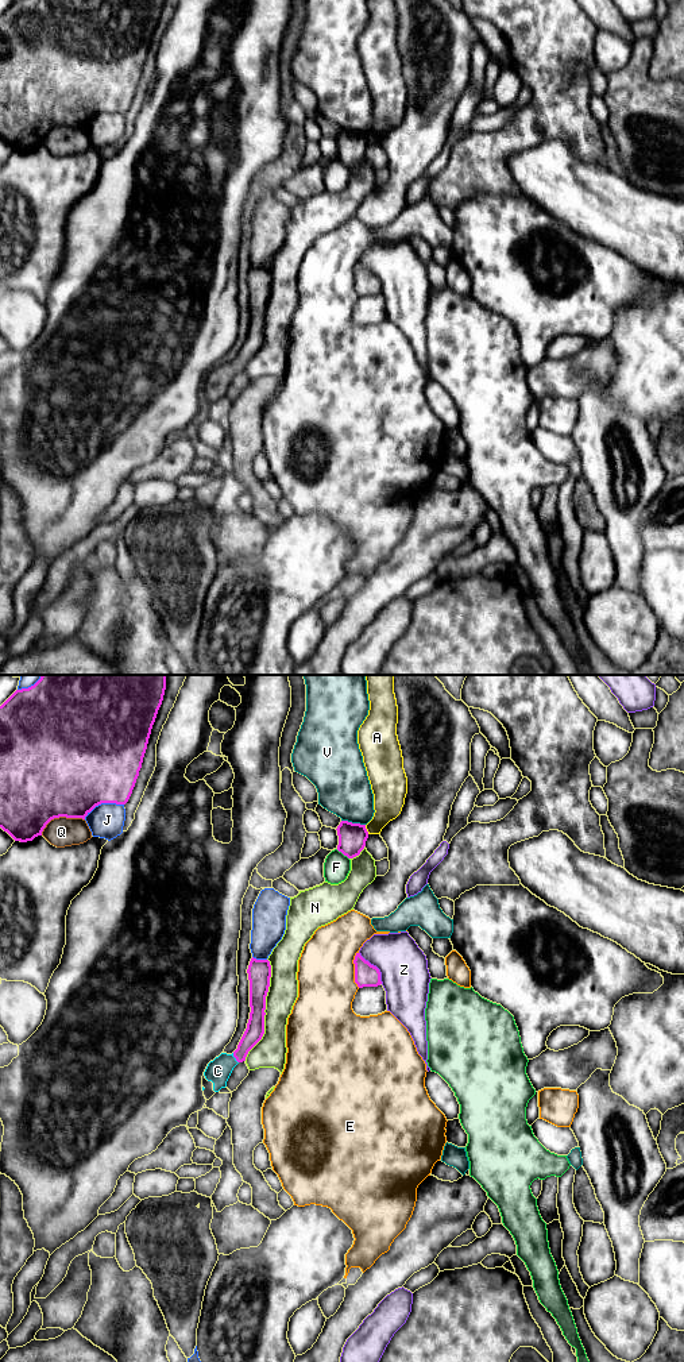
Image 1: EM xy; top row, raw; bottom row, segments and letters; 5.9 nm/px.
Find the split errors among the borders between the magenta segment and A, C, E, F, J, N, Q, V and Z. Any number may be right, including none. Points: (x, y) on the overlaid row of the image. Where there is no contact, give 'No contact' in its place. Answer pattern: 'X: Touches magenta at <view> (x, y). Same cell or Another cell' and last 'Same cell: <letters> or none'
A: Touches magenta at xy (366, 829). Another cell
C: Touches magenta at xy (235, 1057). Same cell
E: Touches magenta at xy (355, 969). Another cell
F: Touches magenta at xy (343, 853). Another cell
J: Touches magenta at xy (103, 802). Another cell
N: Touches magenta at xy (265, 1009). Another cell
Q: Touches magenta at xy (60, 815). Another cell
V: Touches magenta at xy (354, 824). Another cell
Z: Touches magenta at xy (375, 967). Another cell
Same cell: C

